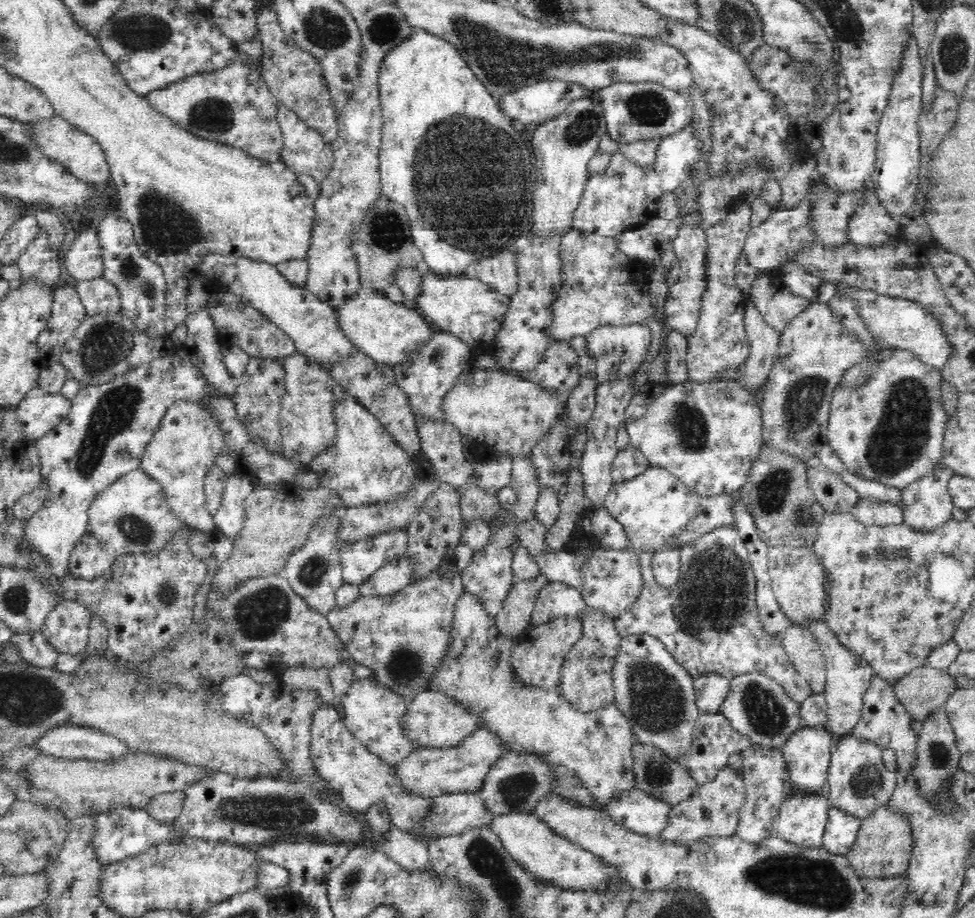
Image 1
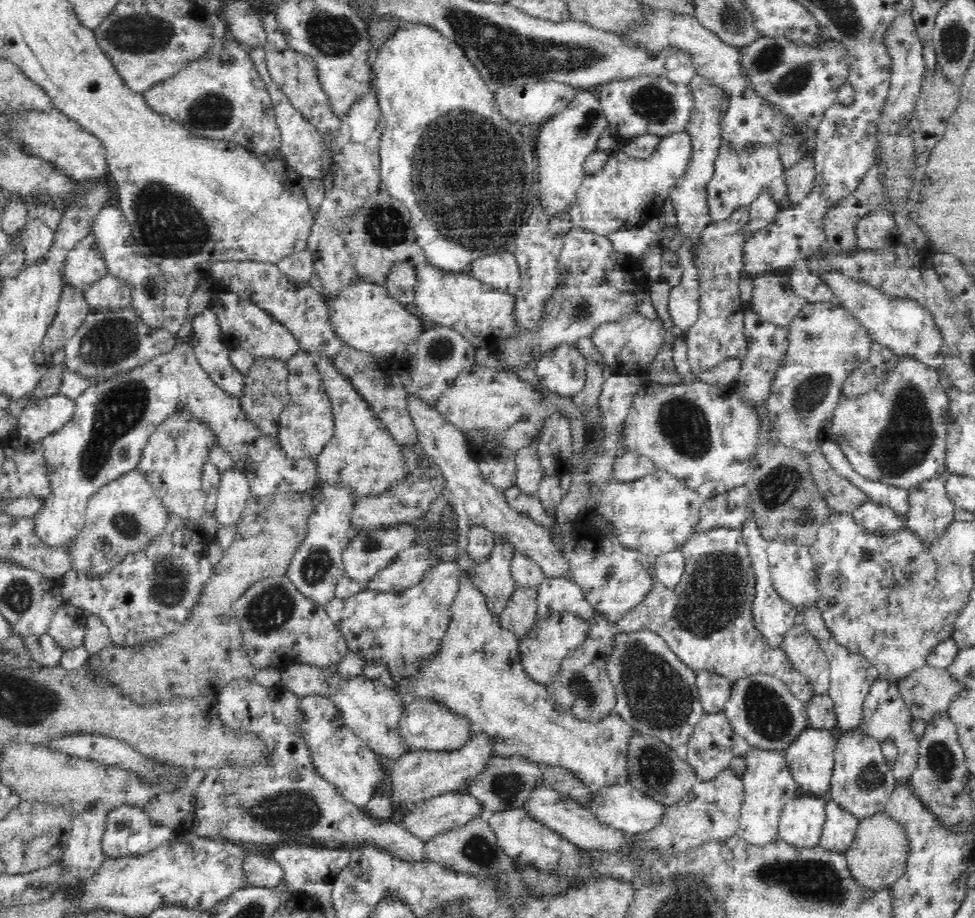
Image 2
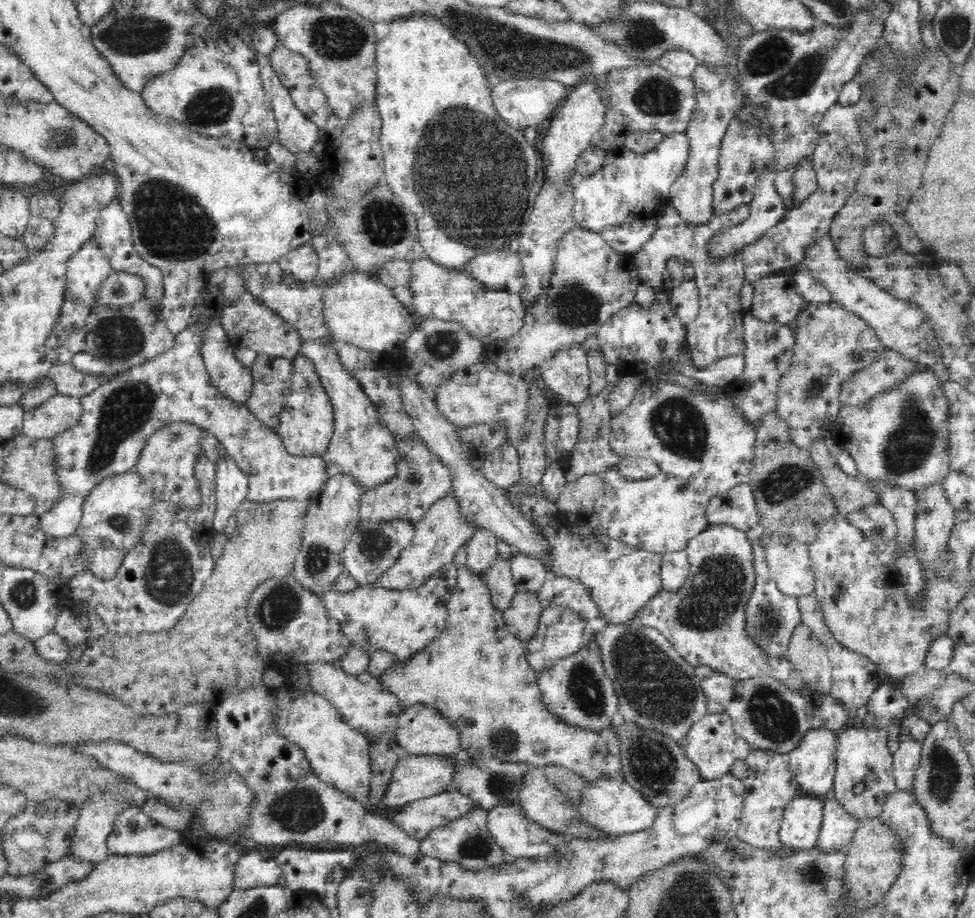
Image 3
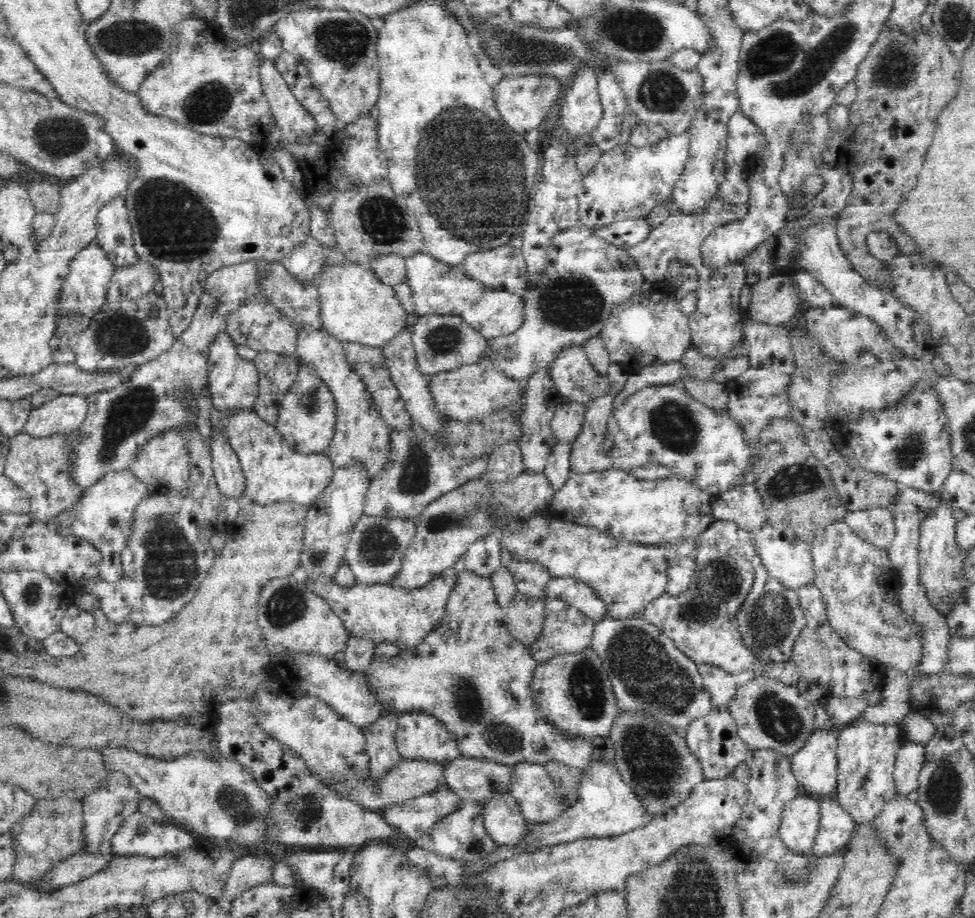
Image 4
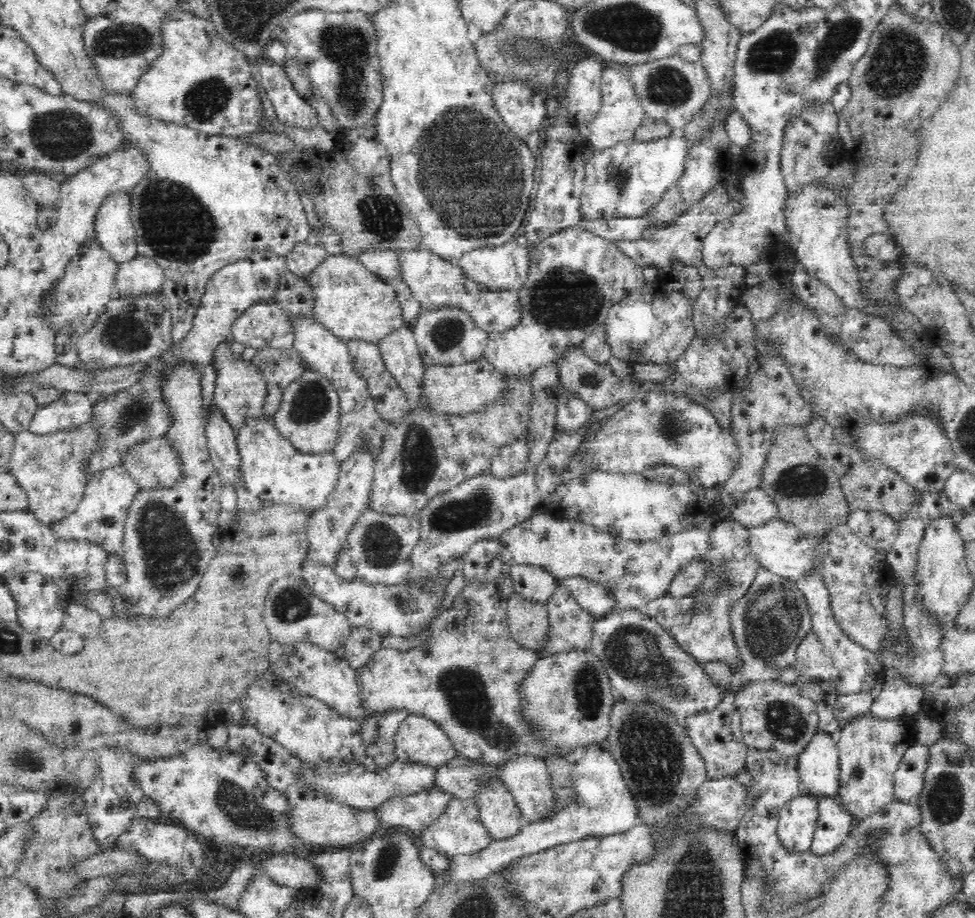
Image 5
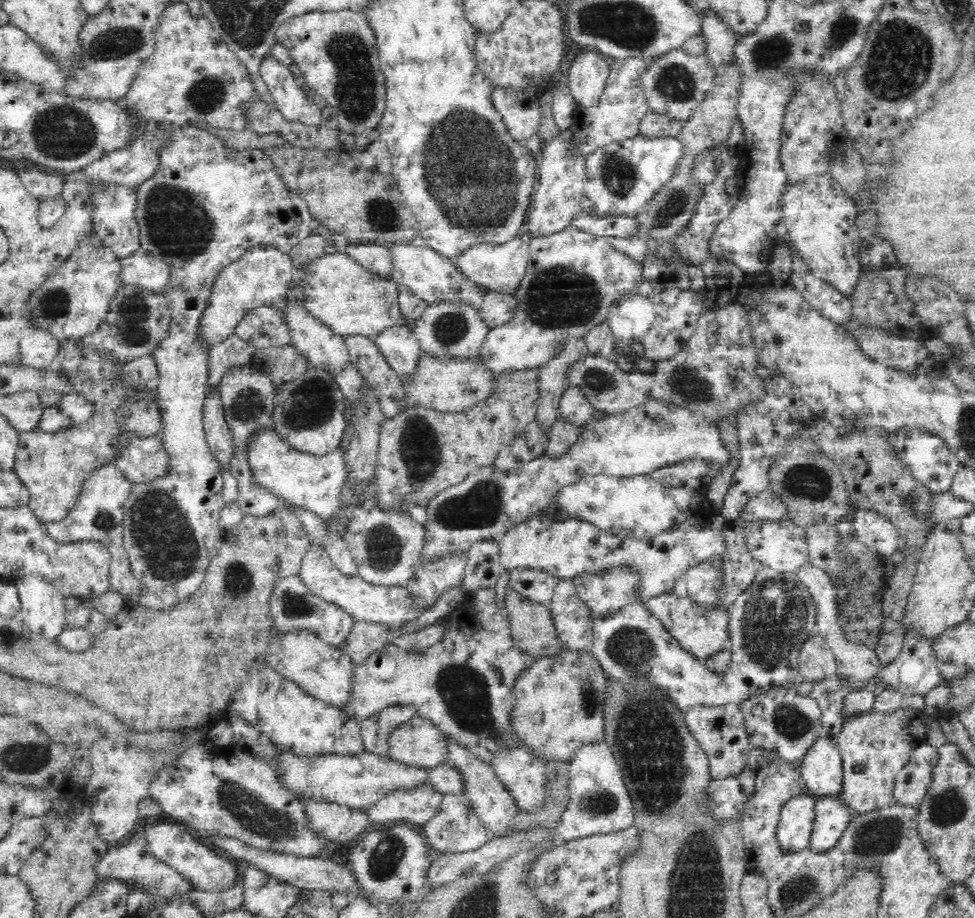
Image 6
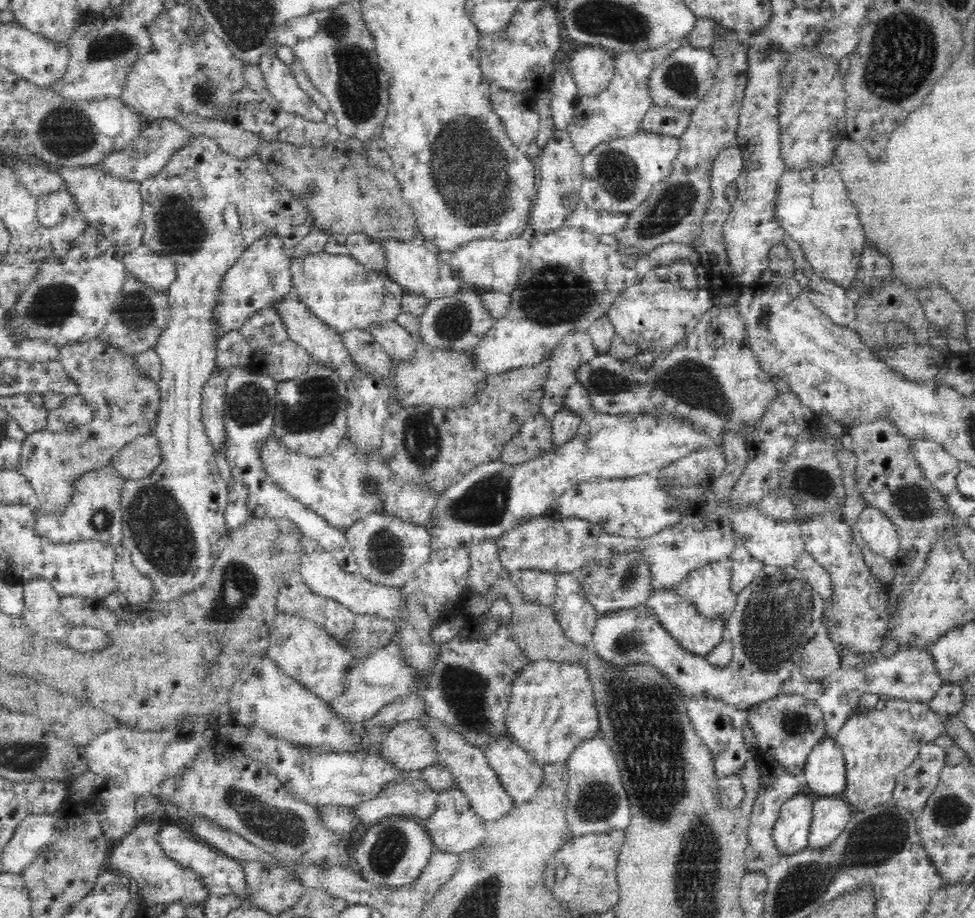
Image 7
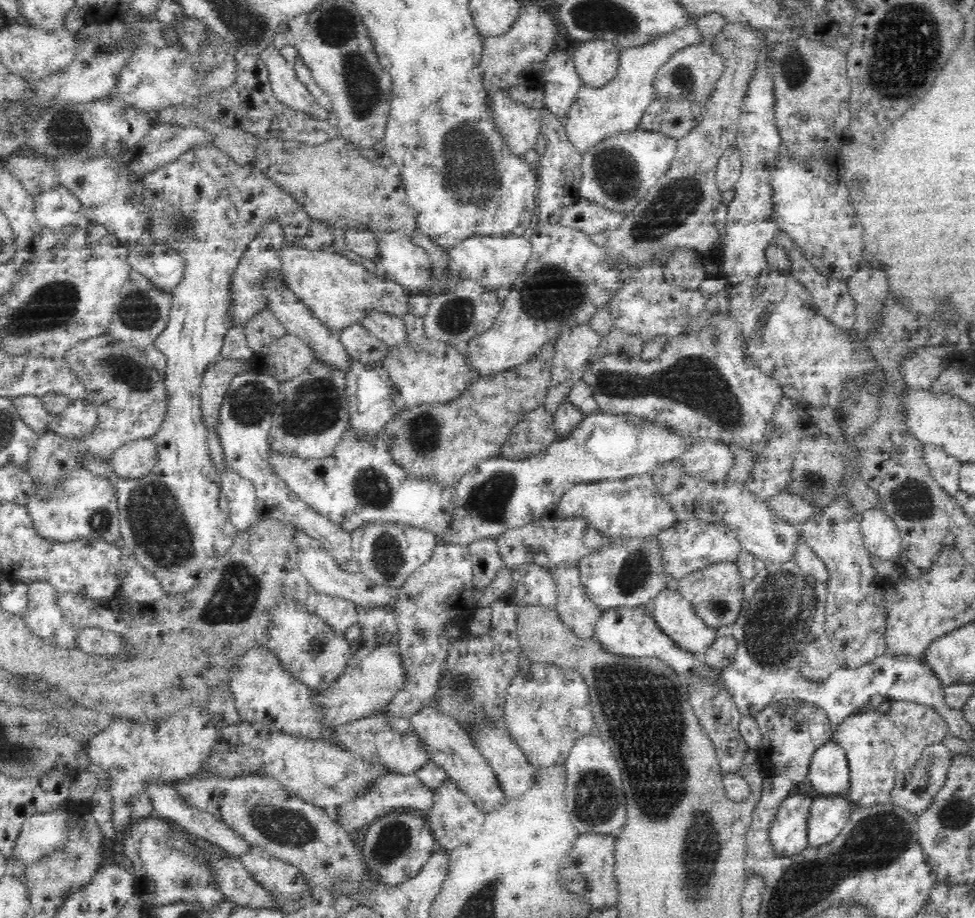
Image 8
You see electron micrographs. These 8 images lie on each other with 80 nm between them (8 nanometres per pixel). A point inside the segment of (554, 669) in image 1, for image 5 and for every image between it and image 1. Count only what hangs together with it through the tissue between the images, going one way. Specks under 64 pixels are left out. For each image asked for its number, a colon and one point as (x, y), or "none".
2: (556, 635)
3: (562, 632)
4: (566, 629)
5: (571, 627)

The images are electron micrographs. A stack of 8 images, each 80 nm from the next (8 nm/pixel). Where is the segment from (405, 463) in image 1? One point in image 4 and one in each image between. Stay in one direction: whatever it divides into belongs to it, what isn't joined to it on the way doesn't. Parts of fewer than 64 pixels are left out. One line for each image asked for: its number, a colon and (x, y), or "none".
2: (363, 455)
3: (361, 446)
4: (362, 435)

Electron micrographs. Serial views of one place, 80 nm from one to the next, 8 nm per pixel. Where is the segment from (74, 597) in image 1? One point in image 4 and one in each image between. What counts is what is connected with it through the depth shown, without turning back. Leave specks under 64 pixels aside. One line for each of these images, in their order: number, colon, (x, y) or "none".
2: (151, 592)
3: (164, 571)
4: (168, 553)

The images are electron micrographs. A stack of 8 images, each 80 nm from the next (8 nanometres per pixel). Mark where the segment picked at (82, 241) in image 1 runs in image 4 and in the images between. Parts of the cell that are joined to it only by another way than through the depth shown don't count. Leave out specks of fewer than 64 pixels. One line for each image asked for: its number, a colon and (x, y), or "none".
2: (85, 266)
3: (87, 271)
4: (83, 294)

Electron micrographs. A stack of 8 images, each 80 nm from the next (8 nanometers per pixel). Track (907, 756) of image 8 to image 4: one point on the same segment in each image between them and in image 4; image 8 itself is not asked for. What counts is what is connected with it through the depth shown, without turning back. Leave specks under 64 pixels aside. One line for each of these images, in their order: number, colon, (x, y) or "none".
4: (867, 753)
5: (871, 749)
6: (875, 746)
7: (878, 745)

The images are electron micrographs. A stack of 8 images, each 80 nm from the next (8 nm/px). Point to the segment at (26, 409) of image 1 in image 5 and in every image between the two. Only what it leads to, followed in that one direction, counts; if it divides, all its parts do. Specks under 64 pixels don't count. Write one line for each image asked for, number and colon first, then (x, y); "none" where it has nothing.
2: (38, 419)
3: (48, 419)
4: (65, 414)
5: (72, 409)

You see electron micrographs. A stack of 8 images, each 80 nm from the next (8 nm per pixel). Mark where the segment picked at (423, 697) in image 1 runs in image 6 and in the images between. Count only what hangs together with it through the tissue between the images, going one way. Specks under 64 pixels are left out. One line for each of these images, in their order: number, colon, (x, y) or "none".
2: (425, 725)
3: (420, 731)
4: (419, 737)
5: (418, 740)
6: (418, 743)

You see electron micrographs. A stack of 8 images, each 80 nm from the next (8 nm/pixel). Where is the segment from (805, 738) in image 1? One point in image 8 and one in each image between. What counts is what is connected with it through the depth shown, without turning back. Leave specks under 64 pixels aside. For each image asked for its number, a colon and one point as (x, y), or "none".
2: (811, 758)
3: (814, 763)
4: (816, 764)
5: (819, 769)
6: (822, 772)
7: (825, 771)
8: (830, 772)

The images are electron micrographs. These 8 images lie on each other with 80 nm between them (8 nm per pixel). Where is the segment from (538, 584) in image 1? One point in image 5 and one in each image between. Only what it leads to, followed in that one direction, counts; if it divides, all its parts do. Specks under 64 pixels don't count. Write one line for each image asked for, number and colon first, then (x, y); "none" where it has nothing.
2: (520, 616)
3: (523, 615)
4: (525, 616)
5: (529, 623)

